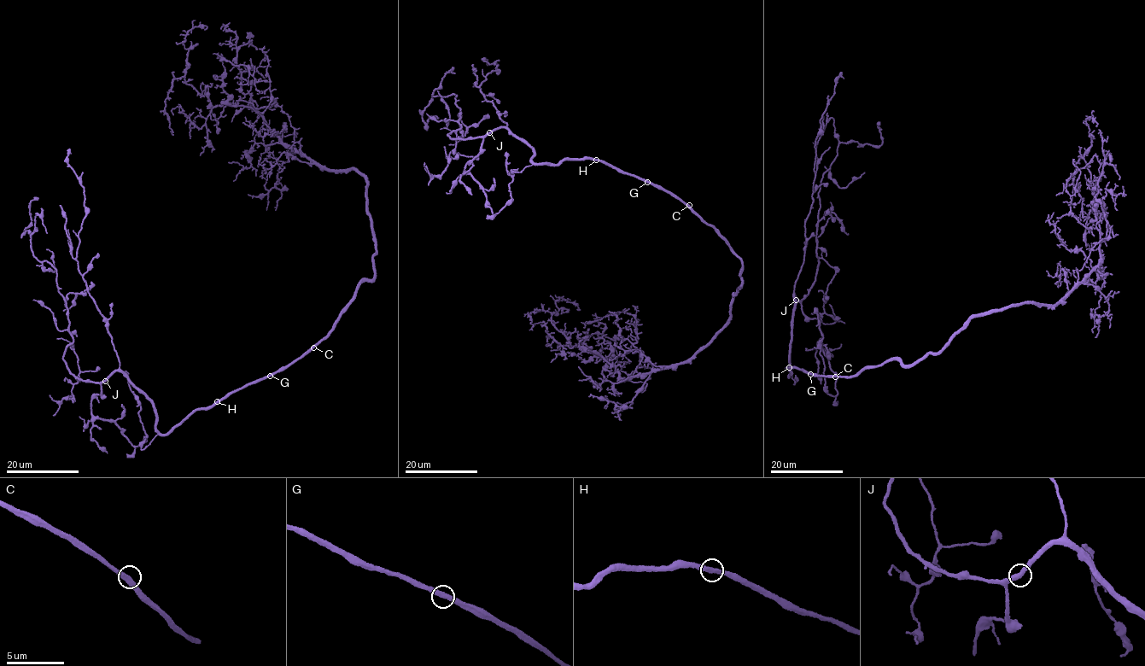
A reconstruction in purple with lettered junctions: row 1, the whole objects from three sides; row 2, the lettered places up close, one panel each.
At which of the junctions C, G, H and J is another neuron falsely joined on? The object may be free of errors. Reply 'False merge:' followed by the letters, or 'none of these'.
False merge: none of these

